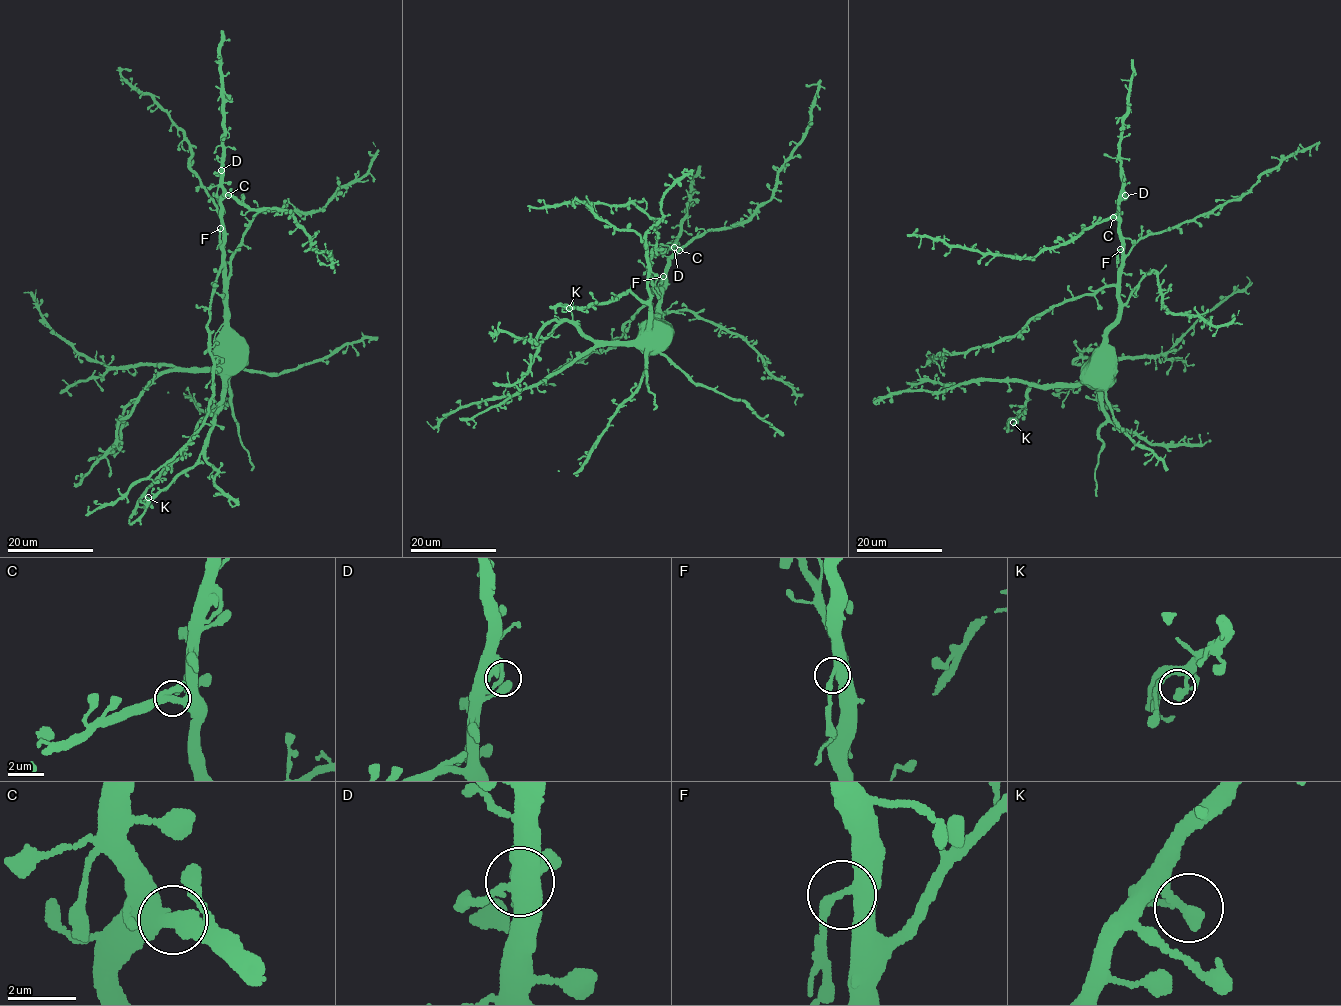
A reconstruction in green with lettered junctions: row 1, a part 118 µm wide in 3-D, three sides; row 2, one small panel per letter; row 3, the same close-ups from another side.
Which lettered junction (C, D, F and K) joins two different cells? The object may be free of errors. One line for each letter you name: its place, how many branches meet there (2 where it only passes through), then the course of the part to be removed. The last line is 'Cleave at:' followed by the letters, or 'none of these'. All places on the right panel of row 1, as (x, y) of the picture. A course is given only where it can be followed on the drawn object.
F: at (1120, 249); 2 branches meet; foreign part runs (1120, 249), (1117, 267)
Cleave at: F

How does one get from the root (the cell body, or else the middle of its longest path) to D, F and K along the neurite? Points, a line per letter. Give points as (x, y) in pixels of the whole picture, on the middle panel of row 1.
D: (653, 324), (660, 316), (655, 316), (674, 247)
F: (653, 324), (660, 316), (655, 316), (664, 285), (664, 276)
K: (653, 324), (651, 330), (650, 303), (628, 292), (618, 299), (586, 309), (566, 310), (569, 308)

